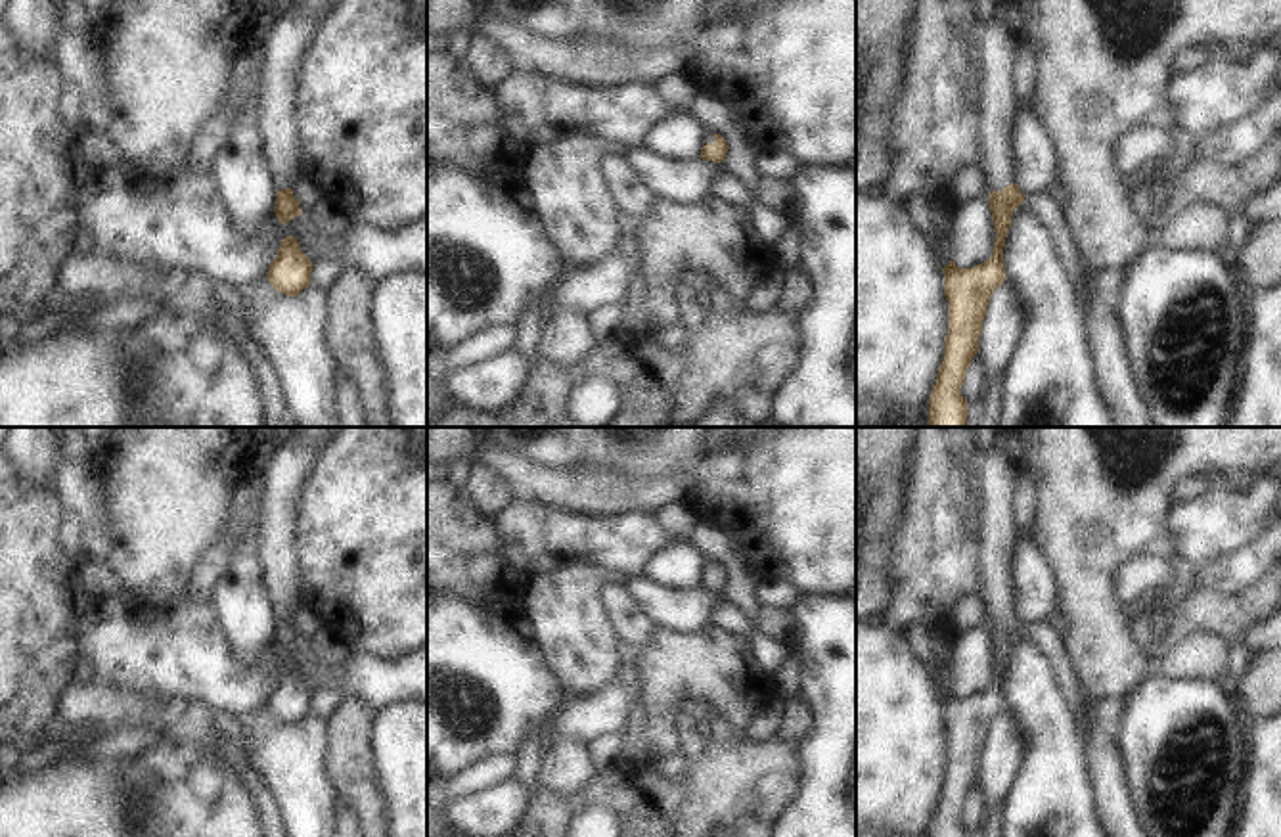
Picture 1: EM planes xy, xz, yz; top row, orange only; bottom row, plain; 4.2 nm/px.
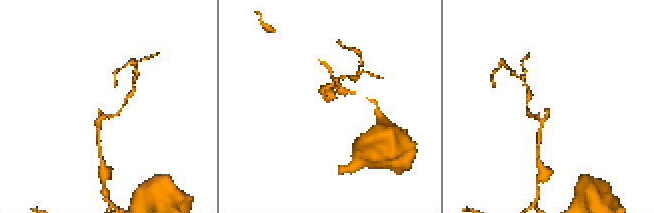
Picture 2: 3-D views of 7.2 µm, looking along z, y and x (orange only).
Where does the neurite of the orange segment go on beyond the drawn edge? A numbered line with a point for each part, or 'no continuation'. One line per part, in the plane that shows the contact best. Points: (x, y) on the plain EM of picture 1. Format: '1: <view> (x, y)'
1: yz (1000, 468)

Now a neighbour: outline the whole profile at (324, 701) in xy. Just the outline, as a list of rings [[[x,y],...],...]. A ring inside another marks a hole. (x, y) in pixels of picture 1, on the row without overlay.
[[[326,686],[312,695],[310,714],[327,720],[343,699],[345,693],[339,688]]]

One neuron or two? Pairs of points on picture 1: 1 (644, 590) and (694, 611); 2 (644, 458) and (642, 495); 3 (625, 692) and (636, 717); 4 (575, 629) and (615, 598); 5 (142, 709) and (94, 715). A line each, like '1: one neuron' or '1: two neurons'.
1: one neuron
2: two neurons
3: two neurons
4: two neurons
5: one neuron

